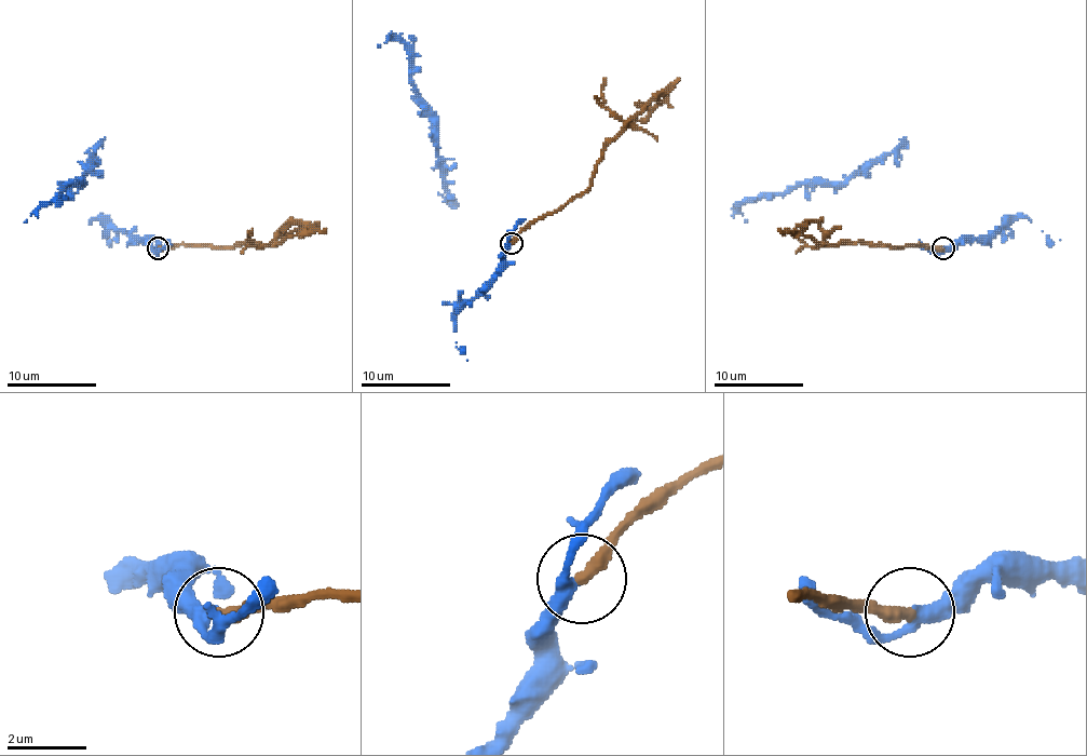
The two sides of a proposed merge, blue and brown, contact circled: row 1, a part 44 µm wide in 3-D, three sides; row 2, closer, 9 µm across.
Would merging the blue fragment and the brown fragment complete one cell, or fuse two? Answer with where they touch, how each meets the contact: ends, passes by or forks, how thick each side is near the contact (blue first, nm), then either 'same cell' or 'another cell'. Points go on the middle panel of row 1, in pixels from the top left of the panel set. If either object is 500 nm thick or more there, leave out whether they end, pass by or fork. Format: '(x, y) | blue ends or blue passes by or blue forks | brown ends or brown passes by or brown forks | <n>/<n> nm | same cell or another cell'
(511, 243) | blue passes by | brown ends | 300/360 nm | another cell

